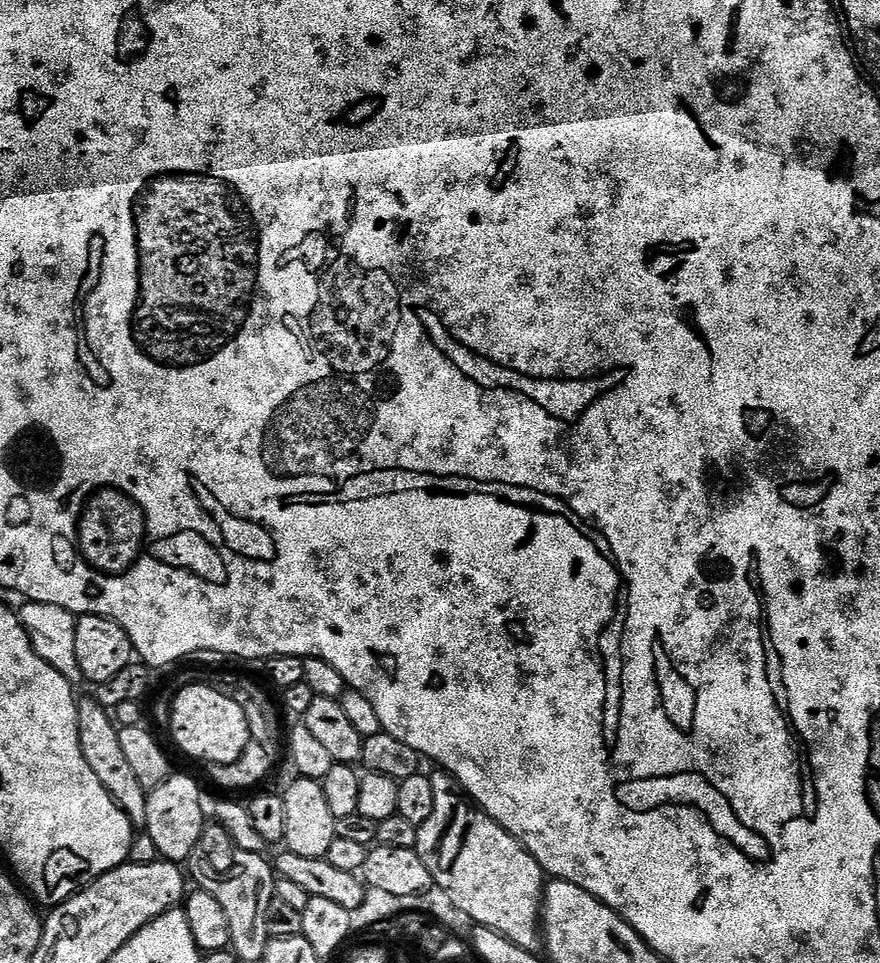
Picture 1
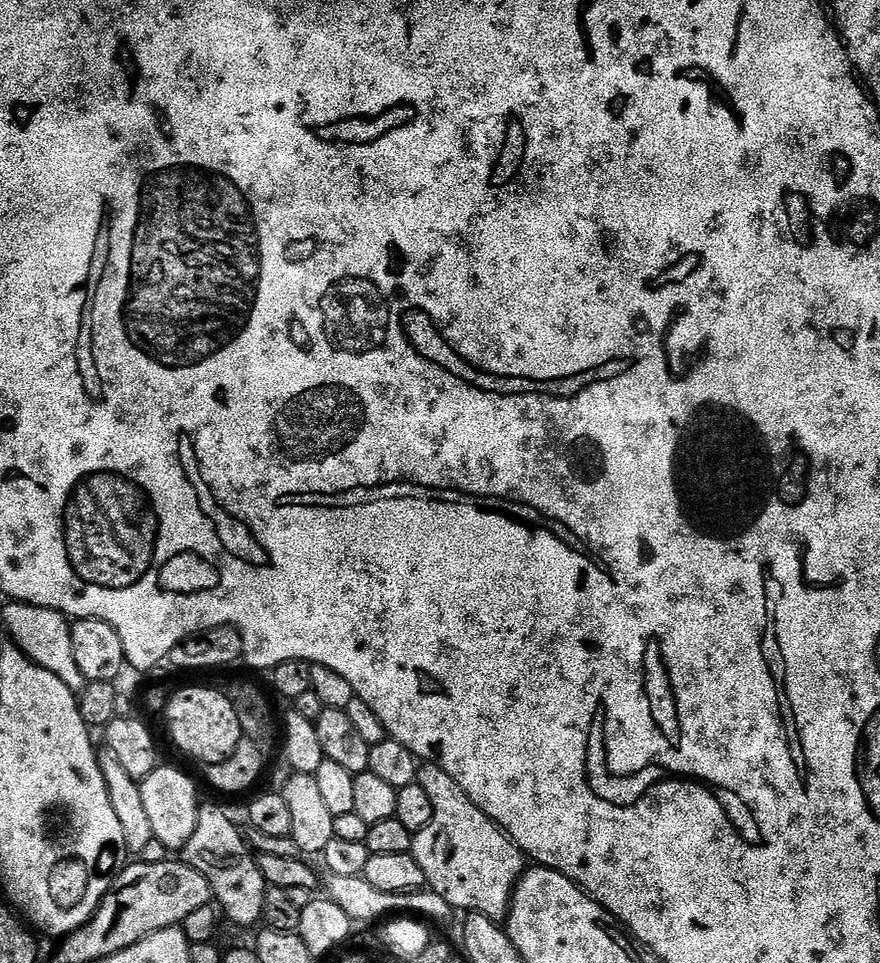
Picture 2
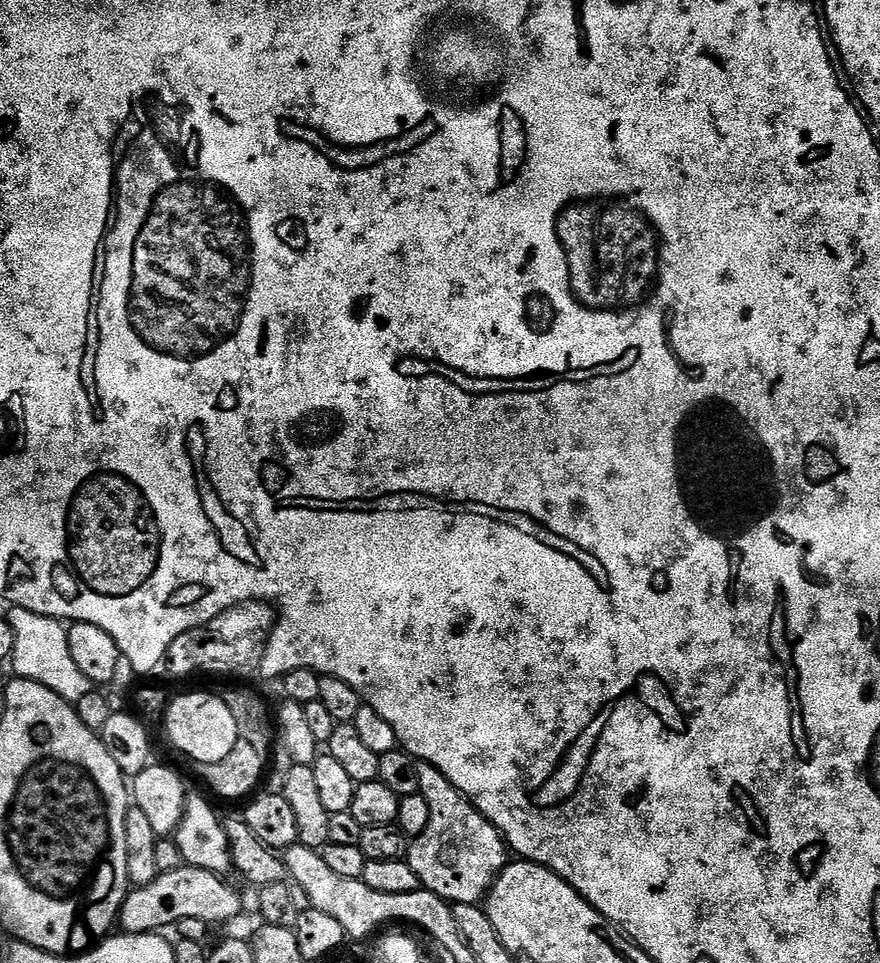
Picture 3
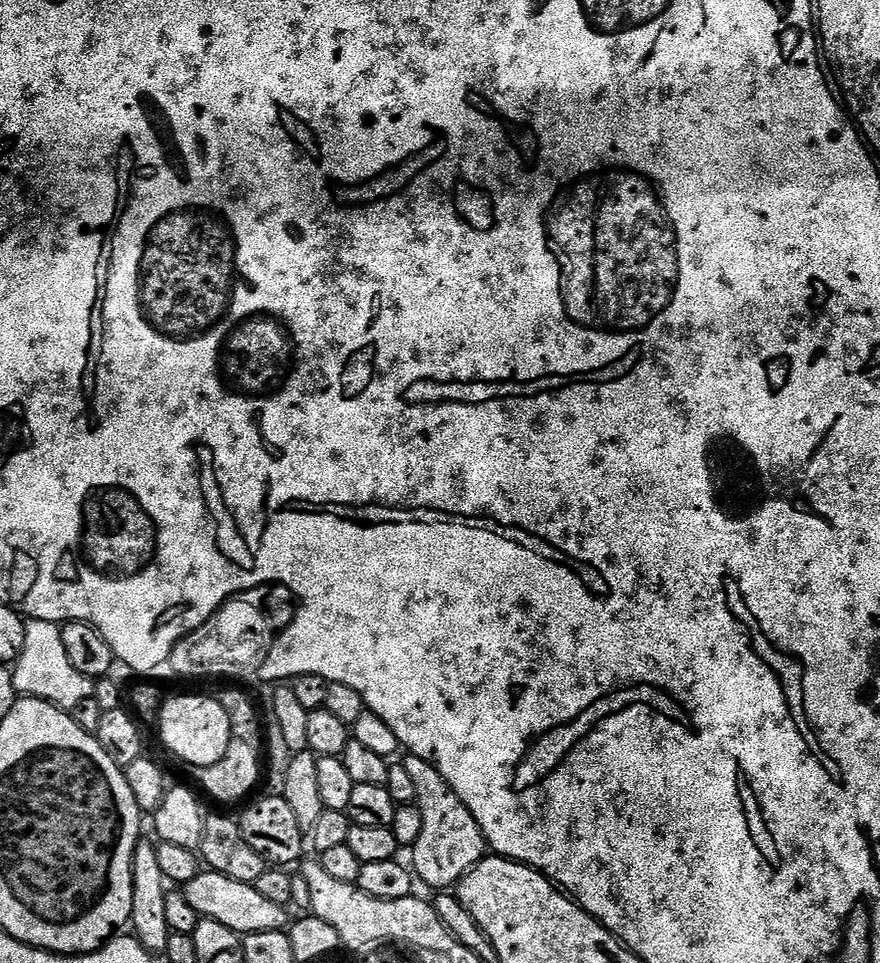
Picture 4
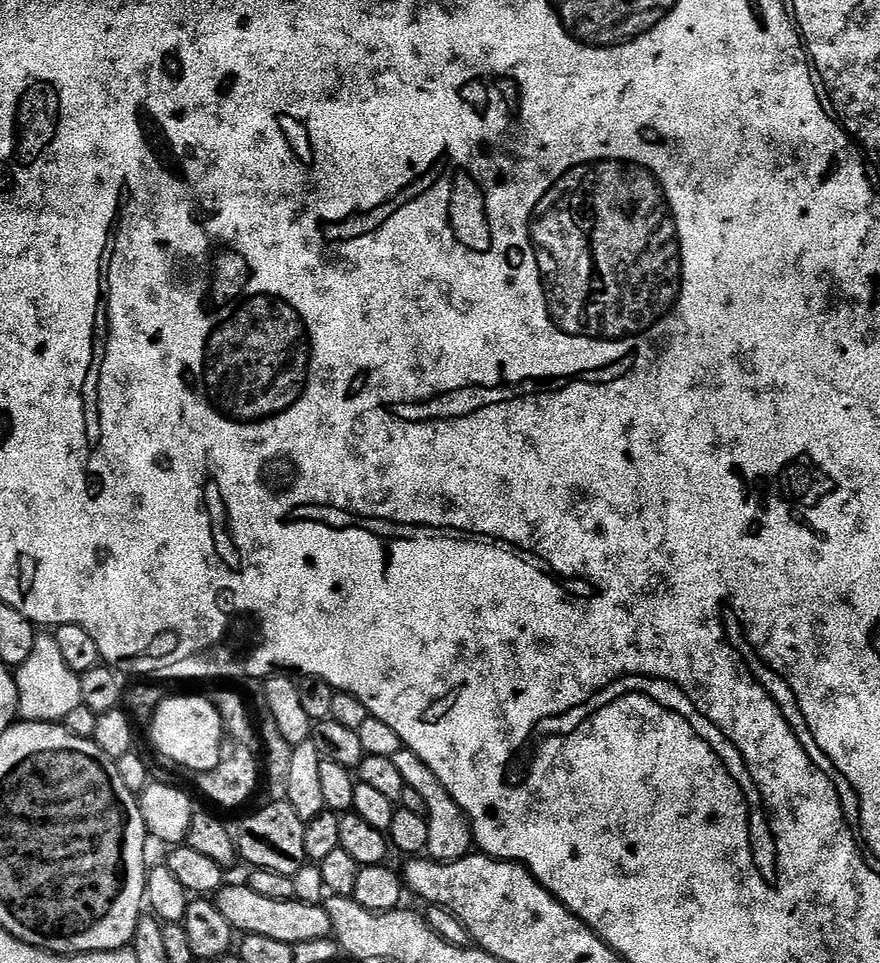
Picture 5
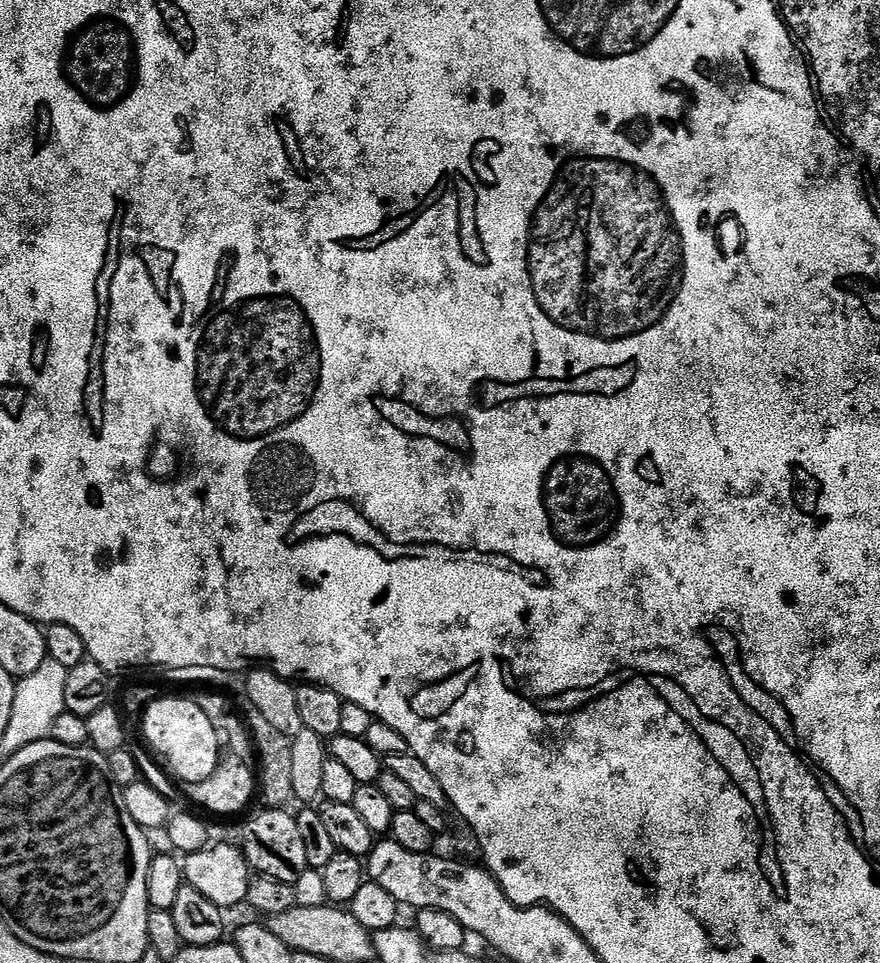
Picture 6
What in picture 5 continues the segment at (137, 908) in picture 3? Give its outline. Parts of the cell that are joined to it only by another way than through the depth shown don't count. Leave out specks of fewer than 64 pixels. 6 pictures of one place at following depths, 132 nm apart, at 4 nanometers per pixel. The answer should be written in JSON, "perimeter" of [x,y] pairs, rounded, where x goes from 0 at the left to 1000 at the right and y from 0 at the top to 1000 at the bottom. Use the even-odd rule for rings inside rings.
{"perimeter":[[[273,916],[273,918],[256,917],[255,921],[244,927],[243,938],[248,941],[248,945],[252,945],[253,951],[257,952],[257,957],[261,957],[265,966],[273,970],[313,974],[316,978],[325,978],[333,982],[343,978],[370,976],[378,971],[377,950],[364,939],[345,939],[338,934],[313,935],[311,933],[305,933],[299,928],[293,928],[292,924],[286,924],[277,916]]]}

